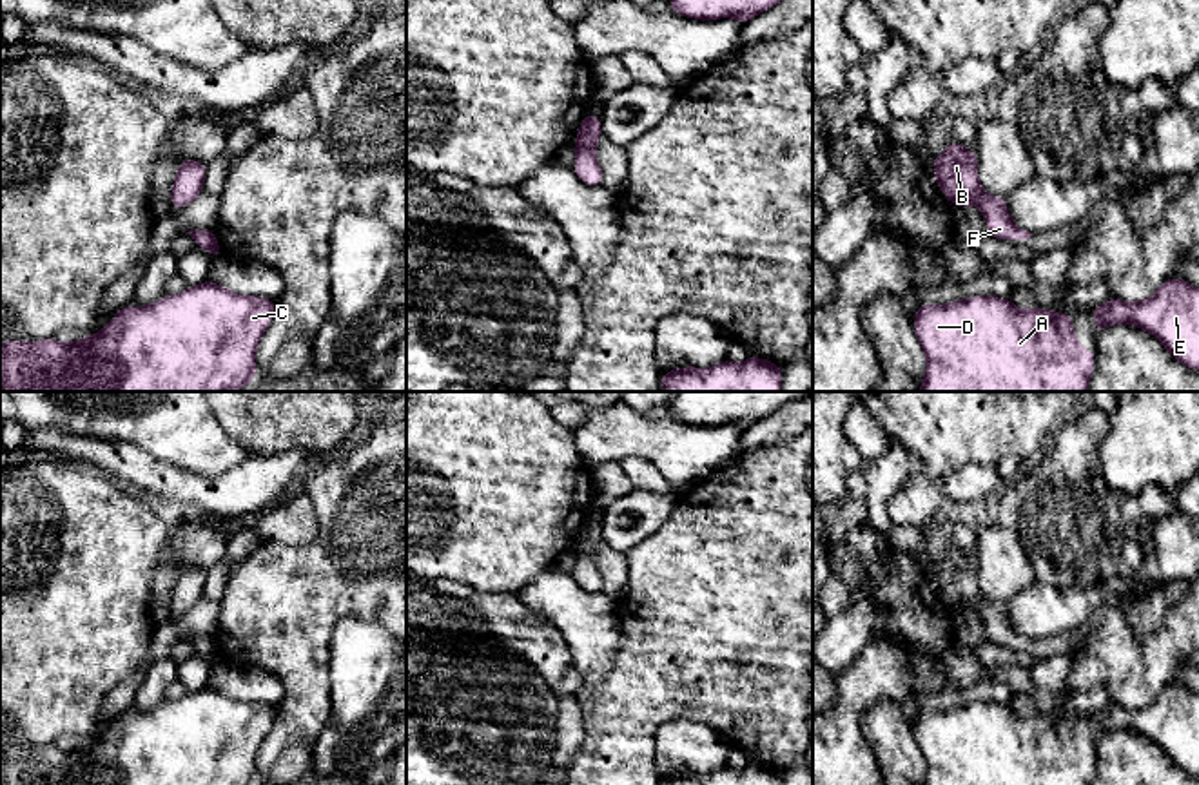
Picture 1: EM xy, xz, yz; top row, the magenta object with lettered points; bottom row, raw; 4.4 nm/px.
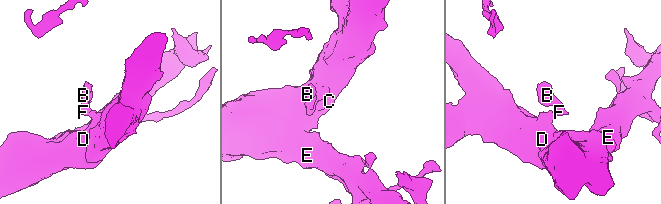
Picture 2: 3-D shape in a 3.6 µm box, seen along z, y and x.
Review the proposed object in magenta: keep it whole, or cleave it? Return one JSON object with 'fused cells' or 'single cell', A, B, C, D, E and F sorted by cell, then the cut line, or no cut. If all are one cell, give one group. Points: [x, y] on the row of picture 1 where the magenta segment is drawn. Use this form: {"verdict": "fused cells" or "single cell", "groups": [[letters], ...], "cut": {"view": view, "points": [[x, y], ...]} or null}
{"verdict": "single cell", "groups": [["A", "B", "C", "D", "E", "F"]], "cut": null}

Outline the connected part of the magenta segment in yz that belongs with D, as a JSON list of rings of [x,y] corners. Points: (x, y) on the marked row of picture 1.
[[[972,296],[918,305],[911,323],[927,357],[918,392],[1088,392],[1096,355],[1077,343],[1070,312],[1019,310],[1009,297]]]

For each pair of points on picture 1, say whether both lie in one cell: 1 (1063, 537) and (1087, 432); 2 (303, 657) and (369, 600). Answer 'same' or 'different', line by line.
1: same
2: same

